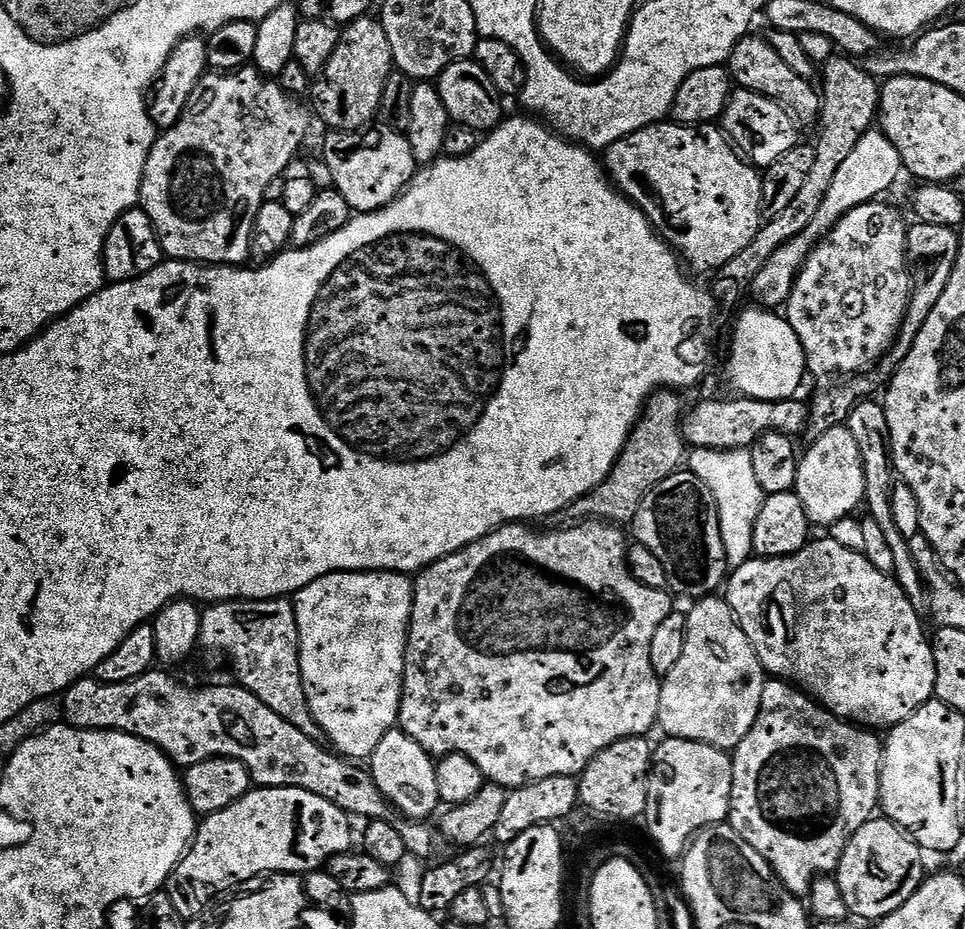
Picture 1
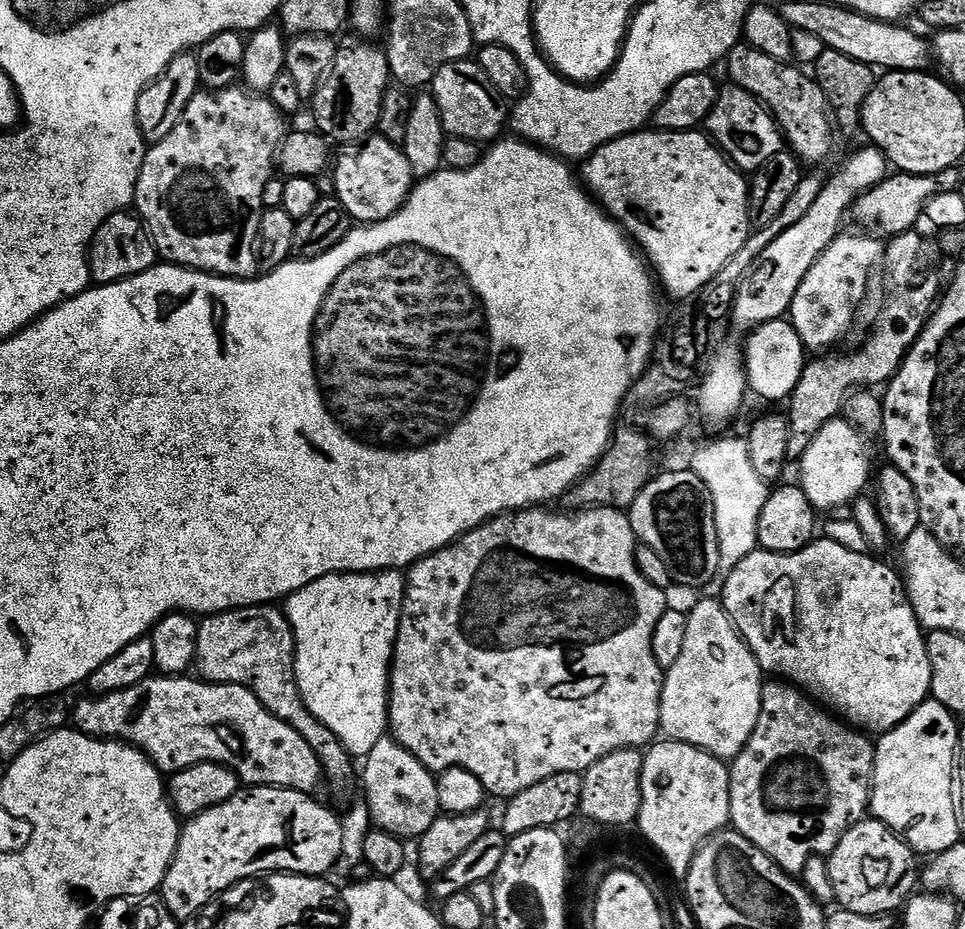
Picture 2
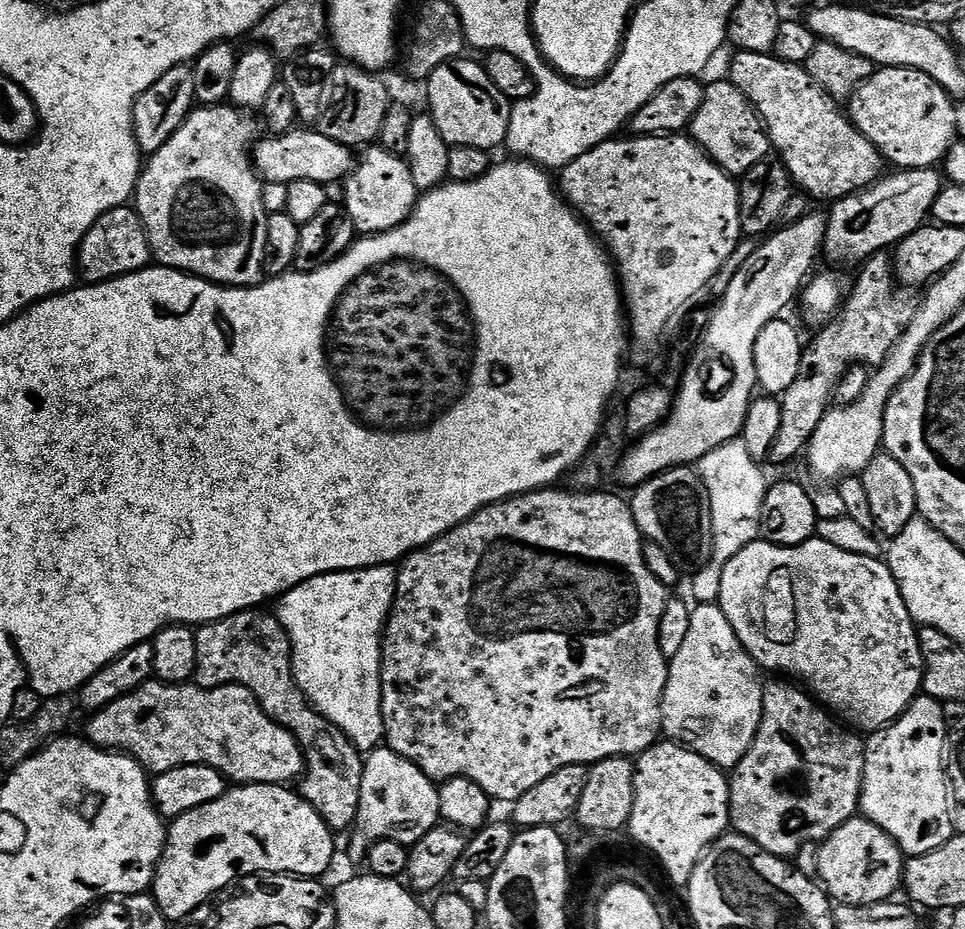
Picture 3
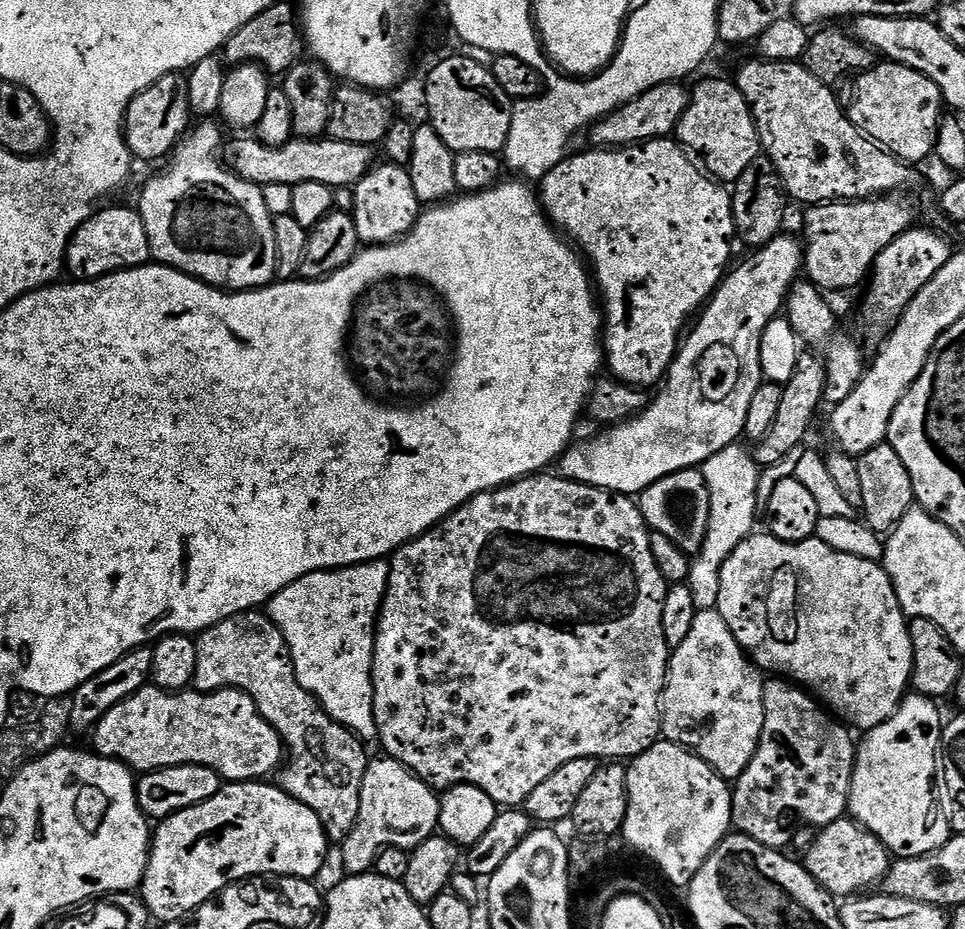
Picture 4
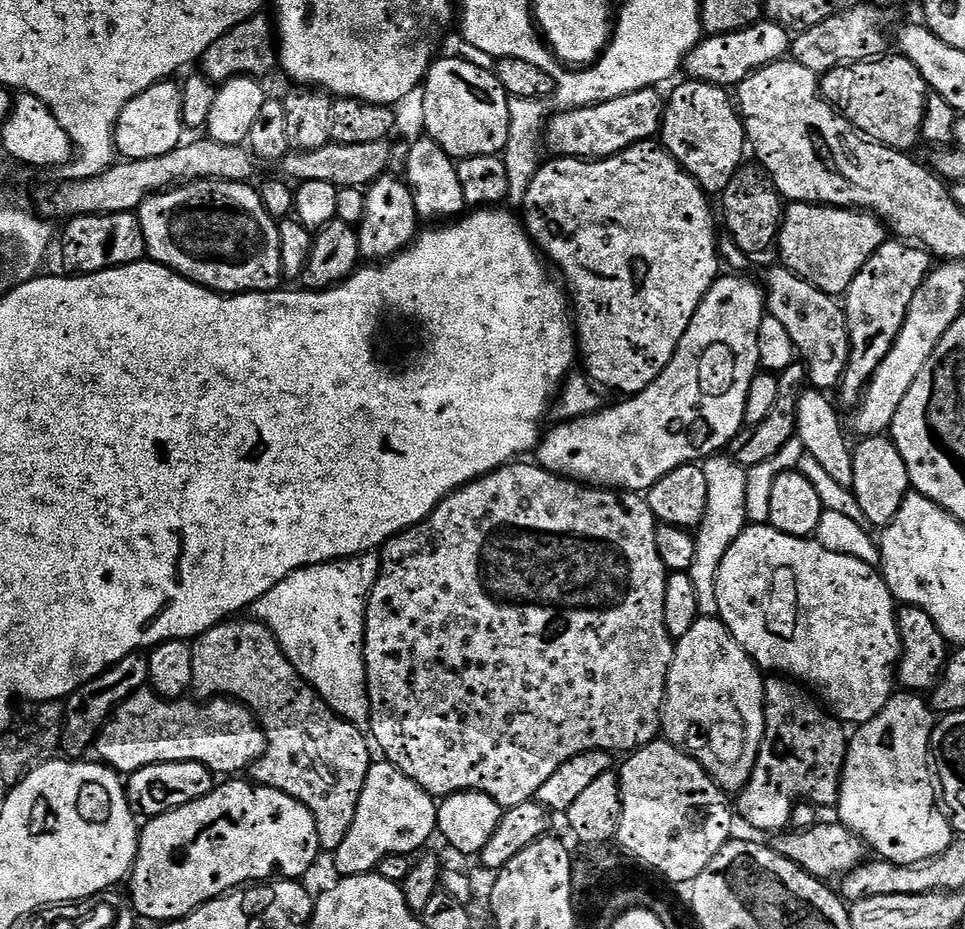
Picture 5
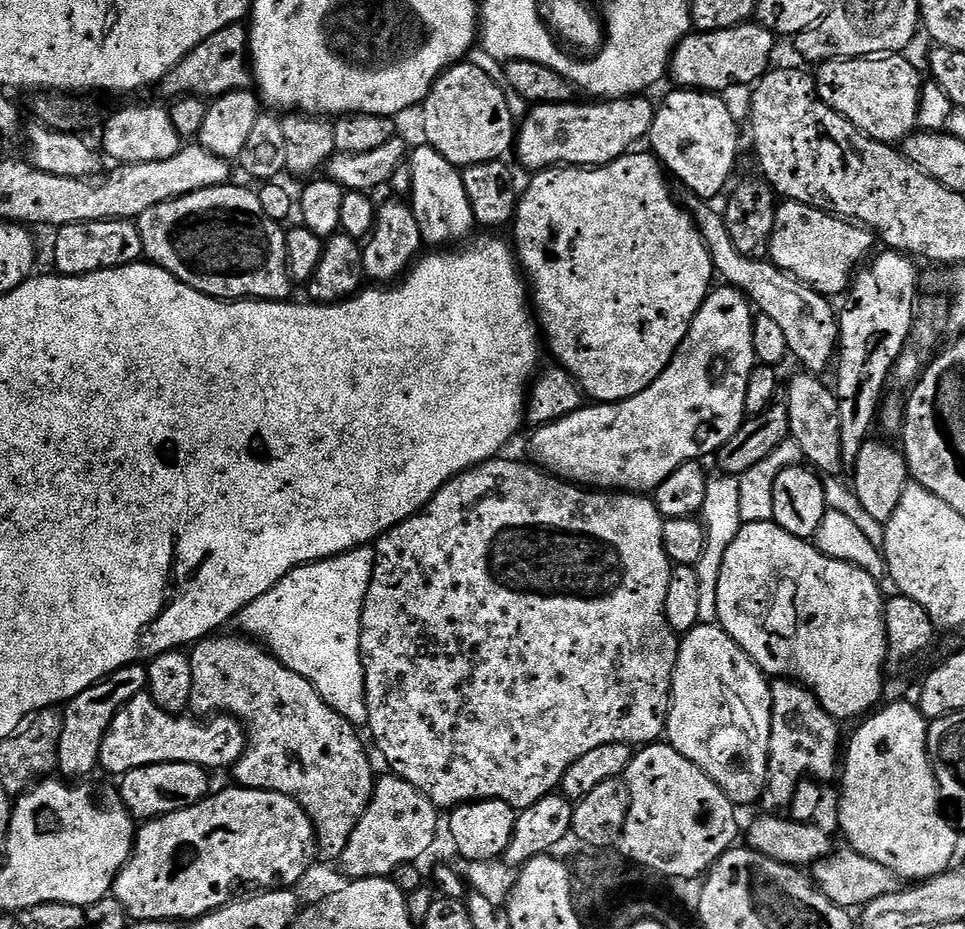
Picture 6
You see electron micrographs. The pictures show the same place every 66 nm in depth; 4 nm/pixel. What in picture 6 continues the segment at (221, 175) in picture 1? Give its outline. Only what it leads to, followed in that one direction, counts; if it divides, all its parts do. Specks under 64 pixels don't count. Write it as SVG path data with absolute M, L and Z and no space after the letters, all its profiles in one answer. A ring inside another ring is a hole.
M229 182L210 190L198 190L177 200L162 202L162 206L154 206L154 210L146 210L138 221L144 256L159 268L174 274L174 278L186 286L216 300L287 301L294 289L294 281L288 272L285 229L281 221L271 220L266 210L262 210L262 202L253 189L251 192L234 185Z

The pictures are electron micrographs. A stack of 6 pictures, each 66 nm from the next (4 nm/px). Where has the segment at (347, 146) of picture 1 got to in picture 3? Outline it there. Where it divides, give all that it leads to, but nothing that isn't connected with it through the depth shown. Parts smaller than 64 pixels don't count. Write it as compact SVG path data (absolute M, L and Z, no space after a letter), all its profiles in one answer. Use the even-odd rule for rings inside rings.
M381 146L369 147L364 154L343 181L343 206L350 218L354 218L357 233L376 236L380 232L394 230L410 219L416 208L418 189L414 186L414 178L410 178L405 157L388 153Z

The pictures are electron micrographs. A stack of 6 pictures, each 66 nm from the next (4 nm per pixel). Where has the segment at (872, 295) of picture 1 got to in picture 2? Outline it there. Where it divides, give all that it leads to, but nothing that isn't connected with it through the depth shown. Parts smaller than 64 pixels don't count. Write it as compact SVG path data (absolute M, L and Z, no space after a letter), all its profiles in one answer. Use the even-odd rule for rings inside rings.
M848 232L836 236L824 253L810 266L798 294L790 309L790 323L804 343L805 349L812 354L832 350L839 340L848 336L848 331L856 324L856 311L860 303L868 296L868 279L872 271L884 263L885 241L875 240L872 236L863 236L860 232Z

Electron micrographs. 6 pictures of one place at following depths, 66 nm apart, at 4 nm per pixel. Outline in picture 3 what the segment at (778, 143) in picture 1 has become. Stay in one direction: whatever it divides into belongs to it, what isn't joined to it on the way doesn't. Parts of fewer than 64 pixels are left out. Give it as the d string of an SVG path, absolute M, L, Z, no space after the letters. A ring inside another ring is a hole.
M728 78L705 87L702 106L698 106L698 114L694 114L690 125L690 135L697 146L733 178L745 176L750 166L758 166L758 162L770 154L768 134L756 108Z

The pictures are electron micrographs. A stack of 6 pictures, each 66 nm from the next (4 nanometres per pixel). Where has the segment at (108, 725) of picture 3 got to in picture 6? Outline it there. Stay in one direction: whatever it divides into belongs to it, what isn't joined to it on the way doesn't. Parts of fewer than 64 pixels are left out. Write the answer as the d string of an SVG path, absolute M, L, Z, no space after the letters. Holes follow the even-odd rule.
M141 694L130 698L130 702L118 710L114 722L110 722L106 738L102 738L99 767L105 768L113 778L155 764L197 764L205 770L228 770L240 761L247 747L246 729L233 716L217 714L205 722L192 714L162 710L162 706L158 706L152 696Z

